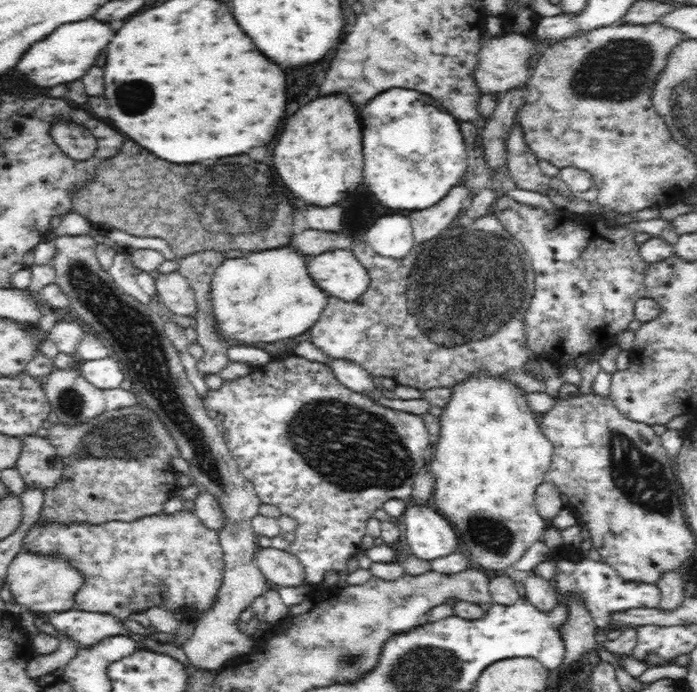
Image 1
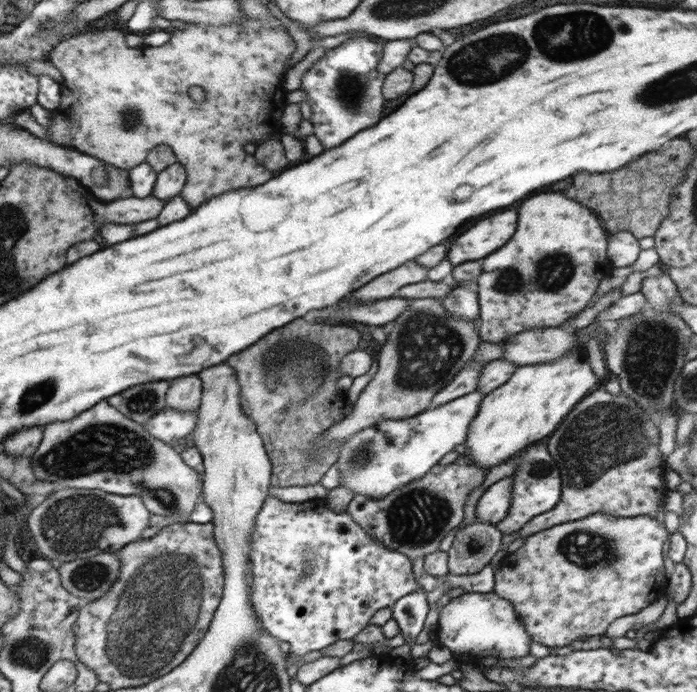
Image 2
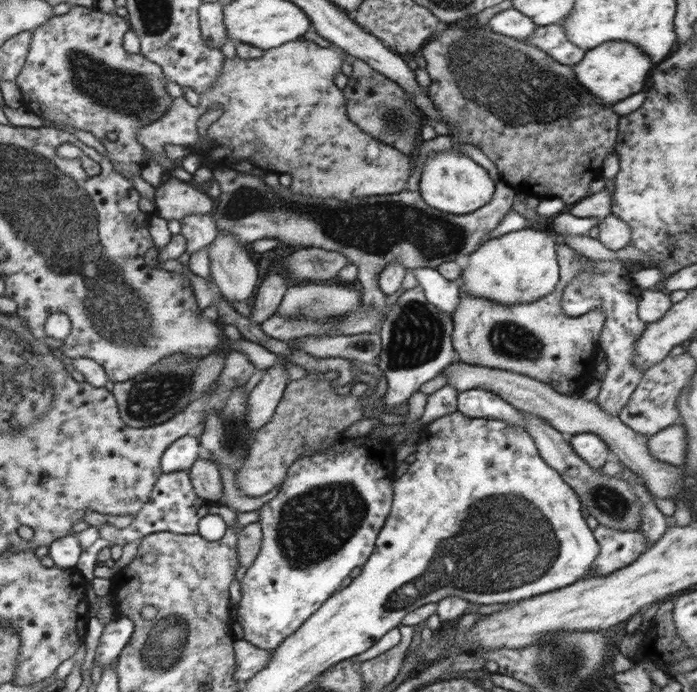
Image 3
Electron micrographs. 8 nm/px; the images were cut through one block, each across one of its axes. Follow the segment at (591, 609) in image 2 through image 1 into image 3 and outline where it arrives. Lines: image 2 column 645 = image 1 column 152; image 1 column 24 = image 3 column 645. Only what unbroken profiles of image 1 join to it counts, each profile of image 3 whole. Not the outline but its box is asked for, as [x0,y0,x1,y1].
[592,524,649,577]

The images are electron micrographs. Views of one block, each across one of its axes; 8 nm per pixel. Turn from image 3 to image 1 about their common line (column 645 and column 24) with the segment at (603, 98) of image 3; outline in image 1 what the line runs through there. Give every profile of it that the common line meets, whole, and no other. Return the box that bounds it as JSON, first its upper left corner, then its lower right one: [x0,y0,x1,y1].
[14,20,114,90]

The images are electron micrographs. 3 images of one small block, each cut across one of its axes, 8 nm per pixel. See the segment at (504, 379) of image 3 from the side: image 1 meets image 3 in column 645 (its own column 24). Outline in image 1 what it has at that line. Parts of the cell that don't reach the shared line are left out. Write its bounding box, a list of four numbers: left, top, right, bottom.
[15,435,63,490]

